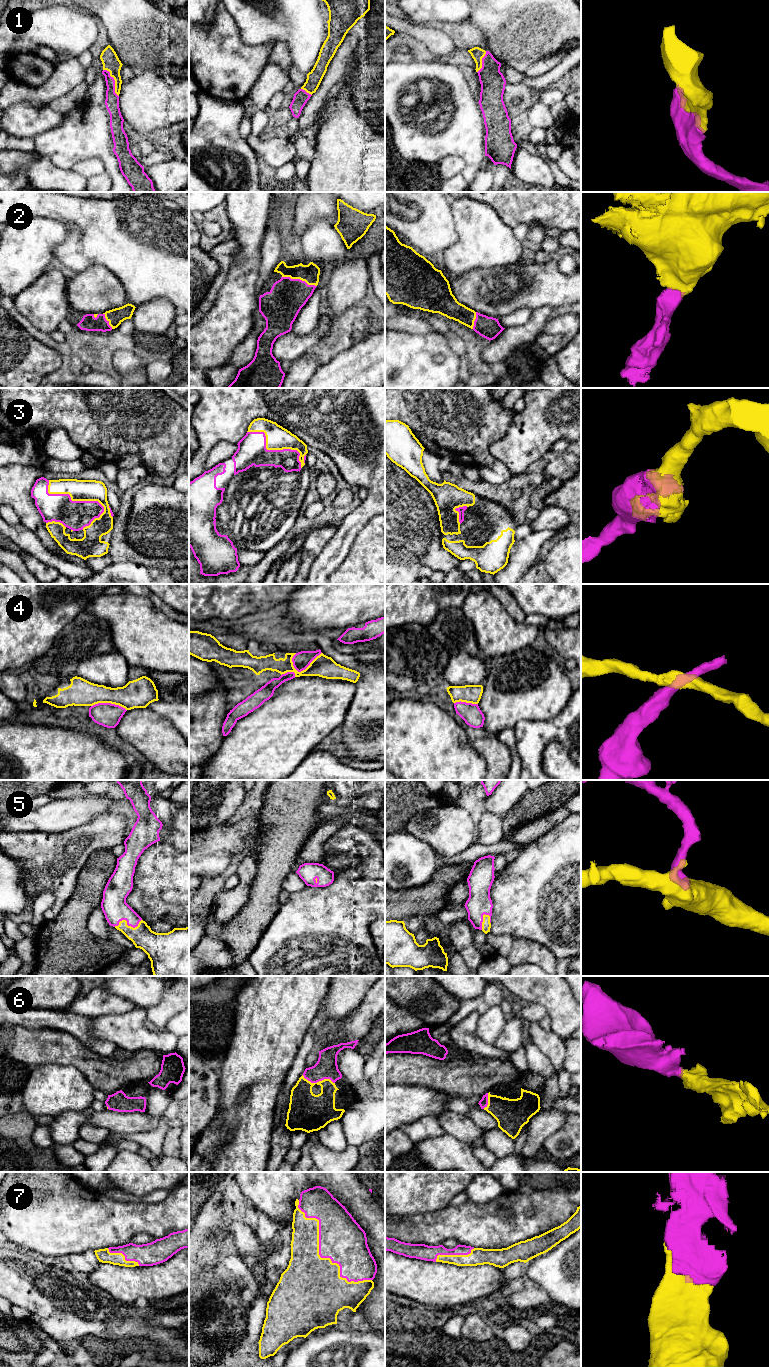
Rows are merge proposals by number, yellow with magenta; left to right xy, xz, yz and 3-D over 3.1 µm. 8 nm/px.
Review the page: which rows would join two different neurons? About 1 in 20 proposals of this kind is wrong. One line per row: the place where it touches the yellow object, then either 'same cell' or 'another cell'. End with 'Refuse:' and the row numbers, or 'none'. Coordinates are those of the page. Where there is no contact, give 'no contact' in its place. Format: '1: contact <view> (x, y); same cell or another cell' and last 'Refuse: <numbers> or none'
1: contact xy (115, 81); same cell
2: contact xz (299, 278); same cell
3: contact xy (71, 499); same cell
4: contact xz (307, 667); same cell
5: contact xy (126, 924); same cell
6: contact xz (318, 1082); same cell
7: contact xz (318, 1253); same cell
Refuse: none

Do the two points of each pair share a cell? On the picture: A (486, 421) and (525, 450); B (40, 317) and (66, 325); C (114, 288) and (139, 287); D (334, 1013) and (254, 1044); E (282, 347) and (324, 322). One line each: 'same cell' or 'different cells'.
A: different cells
B: different cells
C: different cells
D: different cells
E: same cell

